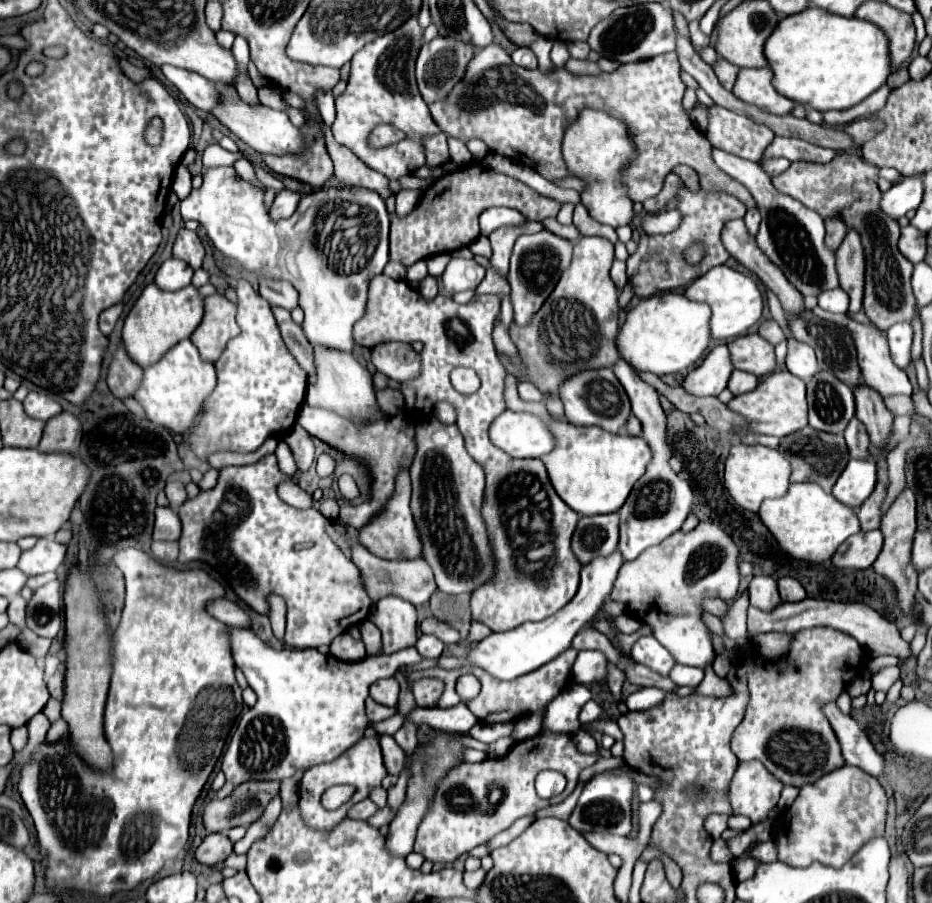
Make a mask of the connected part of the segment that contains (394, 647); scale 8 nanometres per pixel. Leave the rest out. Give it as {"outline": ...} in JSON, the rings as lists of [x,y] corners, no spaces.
{"outline":[[[386,596],[376,602],[376,608],[370,614],[370,620],[382,632],[384,654],[392,654],[416,644],[416,608],[398,598]]]}

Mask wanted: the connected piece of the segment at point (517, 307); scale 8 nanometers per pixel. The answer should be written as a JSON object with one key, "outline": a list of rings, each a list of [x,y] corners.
{"outline":[[[540,230],[530,236],[520,236],[514,244],[510,256],[510,270],[508,270],[508,284],[512,288],[512,304],[514,304],[514,322],[524,326],[530,322],[532,314],[544,304],[544,300],[554,290],[560,274],[568,268],[572,260],[572,242],[560,238],[548,230]]]}

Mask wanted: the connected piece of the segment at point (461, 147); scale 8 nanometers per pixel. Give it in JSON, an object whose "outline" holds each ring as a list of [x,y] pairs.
{"outline":[[[449,137],[448,138],[448,147],[451,161],[458,165],[468,164],[471,159],[472,155],[467,149],[465,143],[462,141]]]}

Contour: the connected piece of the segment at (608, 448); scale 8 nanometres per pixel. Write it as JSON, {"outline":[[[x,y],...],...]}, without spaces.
{"outline":[[[516,390],[506,396],[508,410],[530,412],[546,418],[550,432],[554,434],[554,450],[540,460],[548,470],[548,478],[556,494],[580,516],[618,512],[626,502],[634,482],[644,474],[646,464],[650,462],[650,446],[640,436],[628,434],[610,434],[598,426],[574,426],[564,420],[554,420],[542,402],[526,402],[518,396]]]}

